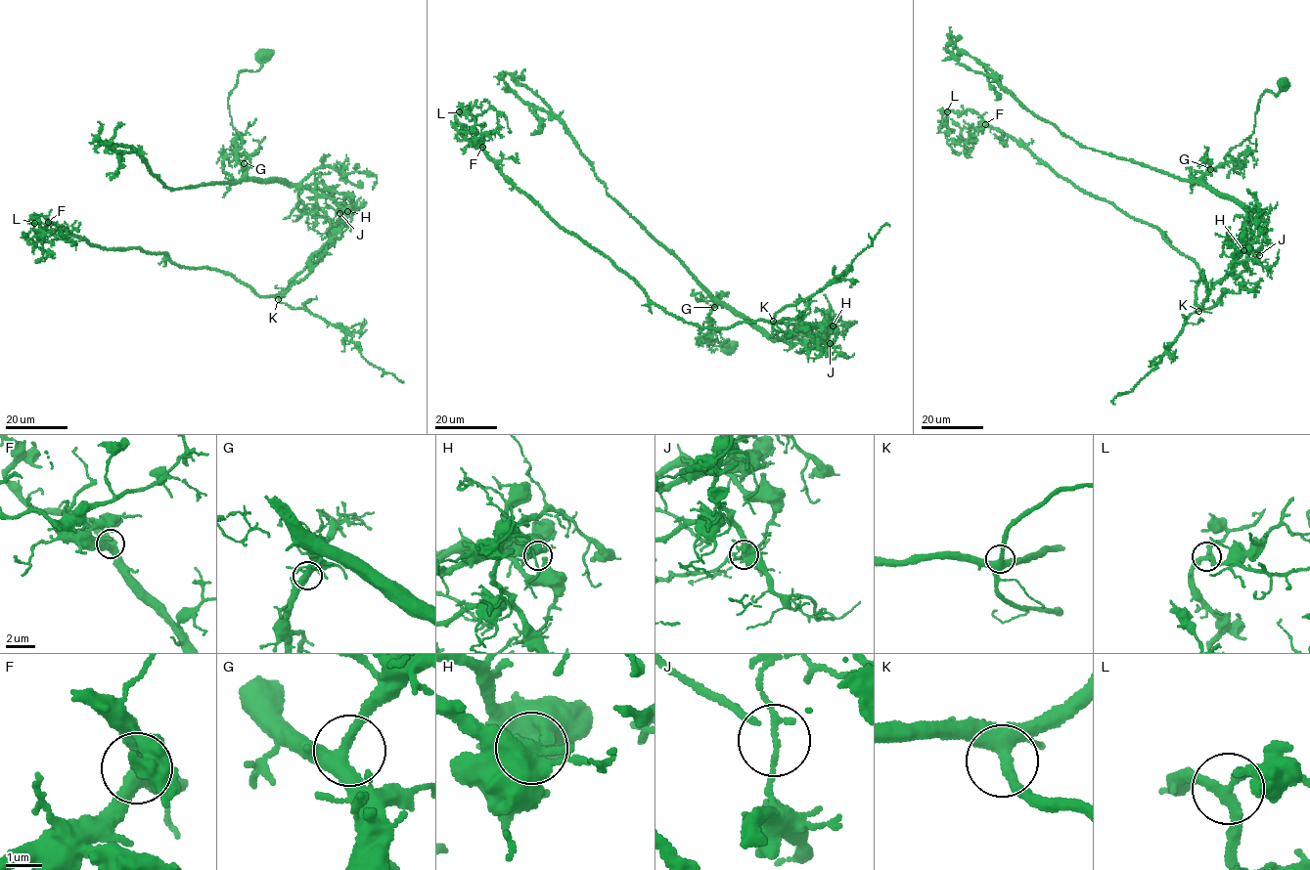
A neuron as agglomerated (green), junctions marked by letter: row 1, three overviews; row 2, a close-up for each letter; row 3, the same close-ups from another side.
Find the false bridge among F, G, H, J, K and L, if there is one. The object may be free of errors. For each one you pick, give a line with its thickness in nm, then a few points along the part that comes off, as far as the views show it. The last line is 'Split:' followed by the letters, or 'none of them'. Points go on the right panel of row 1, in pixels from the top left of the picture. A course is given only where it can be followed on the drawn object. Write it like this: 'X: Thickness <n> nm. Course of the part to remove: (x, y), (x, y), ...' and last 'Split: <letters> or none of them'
J: Thickness 120 nm. Course of the part to remove: (1258, 255), (1199, 308), (1196, 264), (1156, 228), (971, 110), (949, 110), (951, 130), (941, 124)
Split: J

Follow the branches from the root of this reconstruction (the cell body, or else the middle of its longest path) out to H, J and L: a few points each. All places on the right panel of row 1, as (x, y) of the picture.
H: (1284, 83), (1287, 87), (1276, 96), (1263, 93), (1253, 132), (1202, 180), (1250, 215), (1241, 236), (1243, 250)
J: (1284, 83), (1276, 96), (1263, 93), (1253, 132), (1202, 180), (1238, 202), (1262, 230), (1258, 255)
L: (1284, 83), (1203, 177), (1250, 215), (1201, 308), (1198, 268), (1156, 228), (976, 112), (947, 111)

